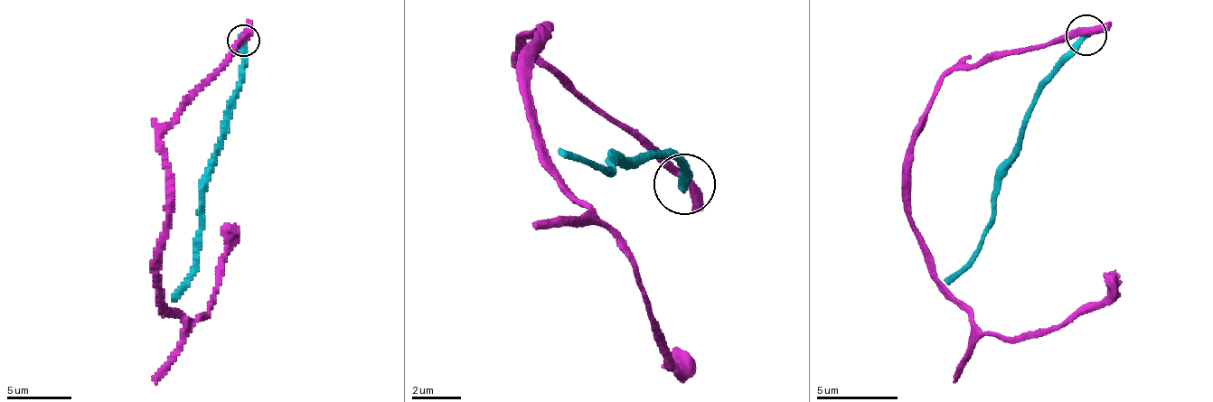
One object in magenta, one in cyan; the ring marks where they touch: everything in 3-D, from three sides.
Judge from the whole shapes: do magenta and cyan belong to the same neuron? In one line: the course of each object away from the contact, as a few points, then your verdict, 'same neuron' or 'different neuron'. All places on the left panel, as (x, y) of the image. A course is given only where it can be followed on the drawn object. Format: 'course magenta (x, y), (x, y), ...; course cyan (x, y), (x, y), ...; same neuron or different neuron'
course magenta (245, 39), (159, 141), (167, 202), (156, 299), (191, 321), (206, 314), (229, 244), (229, 232), (235, 224); course cyan (242, 39), (243, 77), (228, 107), (215, 164), (203, 193), (197, 262), (173, 300); different neuron

